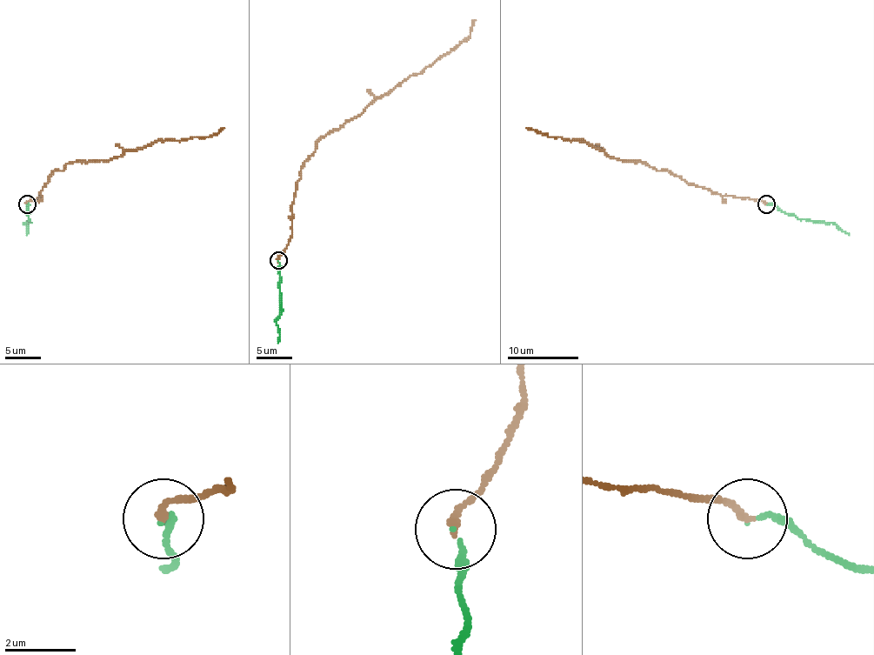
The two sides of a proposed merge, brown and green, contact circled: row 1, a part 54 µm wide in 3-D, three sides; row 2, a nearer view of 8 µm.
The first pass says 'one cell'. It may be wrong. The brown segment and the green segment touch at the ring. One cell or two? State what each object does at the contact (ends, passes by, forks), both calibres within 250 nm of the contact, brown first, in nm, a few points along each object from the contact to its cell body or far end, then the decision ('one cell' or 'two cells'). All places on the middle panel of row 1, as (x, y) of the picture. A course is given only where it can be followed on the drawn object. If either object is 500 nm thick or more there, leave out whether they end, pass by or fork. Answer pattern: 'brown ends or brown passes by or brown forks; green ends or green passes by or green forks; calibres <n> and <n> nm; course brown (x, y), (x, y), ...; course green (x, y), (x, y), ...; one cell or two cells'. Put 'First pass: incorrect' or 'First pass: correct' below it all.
brown ends; green ends; calibres 200 and 110 nm; course brown (277, 261), (292, 234), (296, 183), (318, 141), (377, 98), (454, 50), (470, 34), (476, 20); course green (277, 261), (277, 343); one cell
First pass: correct

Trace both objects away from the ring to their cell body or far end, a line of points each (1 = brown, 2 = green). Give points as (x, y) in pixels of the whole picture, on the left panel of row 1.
1: (26, 204), (41, 197), (55, 170), (62, 170), (67, 163), (112, 160), (158, 140), (211, 137), (224, 128)
2: (26, 204), (26, 235)

